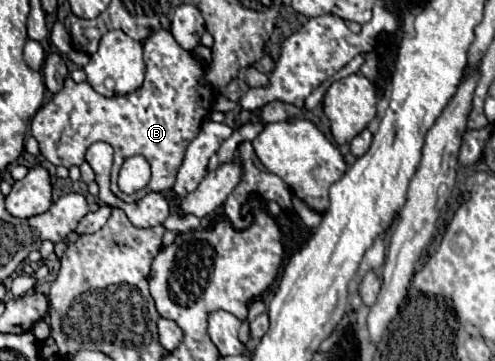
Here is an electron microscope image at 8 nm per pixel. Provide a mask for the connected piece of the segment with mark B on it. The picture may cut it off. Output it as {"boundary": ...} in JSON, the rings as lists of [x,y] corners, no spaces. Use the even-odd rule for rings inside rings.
{"boundary":[[[161,29],[145,39],[143,59],[147,71],[145,81],[137,91],[105,97],[99,95],[89,83],[75,83],[67,77],[63,89],[37,111],[31,123],[31,133],[39,141],[41,155],[49,163],[63,165],[67,169],[81,165],[85,161],[85,151],[93,143],[109,143],[115,149],[111,191],[125,203],[135,203],[153,191],[163,193],[173,189],[185,149],[197,137],[201,121],[211,111],[217,97],[215,89],[209,85],[199,85],[205,67],[189,51],[181,49],[169,31]],[[131,155],[143,155],[149,161],[151,183],[133,195],[125,195],[117,187],[117,175],[123,161]]]}

